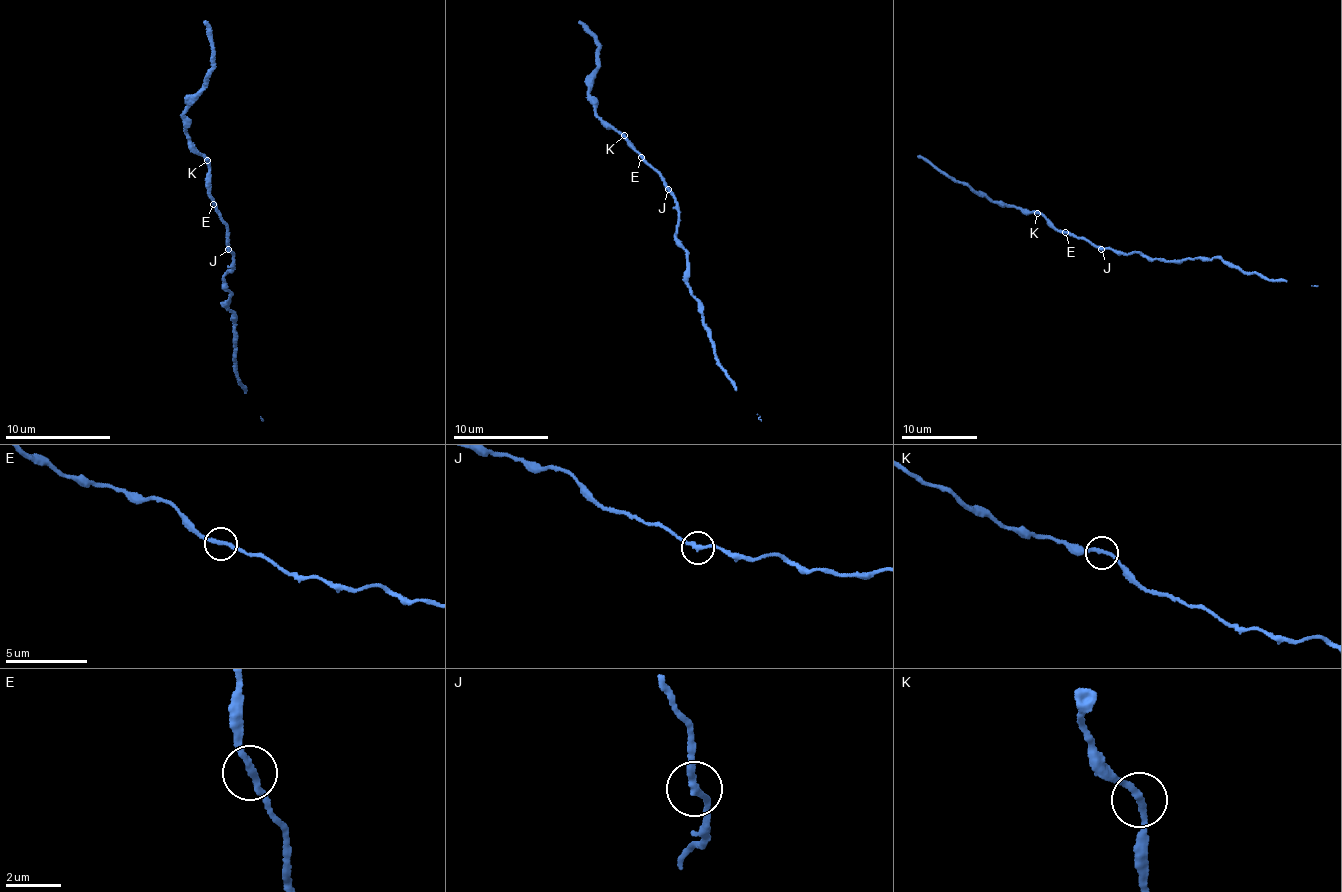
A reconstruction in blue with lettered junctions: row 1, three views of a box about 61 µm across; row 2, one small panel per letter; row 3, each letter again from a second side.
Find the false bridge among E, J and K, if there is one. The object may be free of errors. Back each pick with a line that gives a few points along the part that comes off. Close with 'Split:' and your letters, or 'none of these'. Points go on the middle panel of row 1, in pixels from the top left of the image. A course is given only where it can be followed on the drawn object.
Split: none of these

